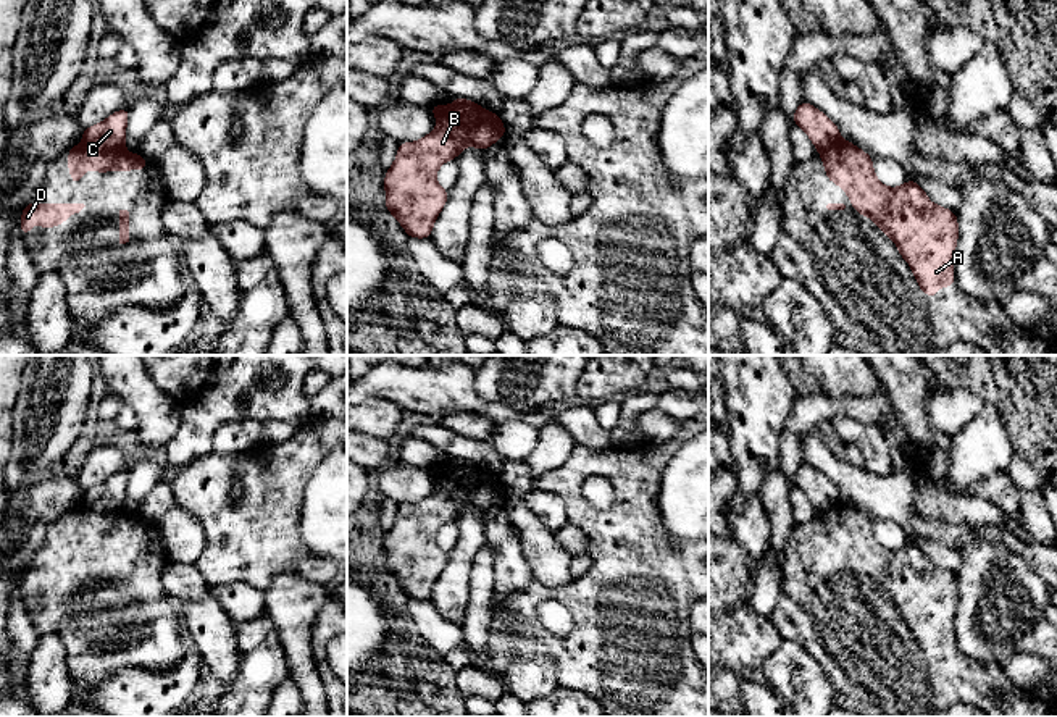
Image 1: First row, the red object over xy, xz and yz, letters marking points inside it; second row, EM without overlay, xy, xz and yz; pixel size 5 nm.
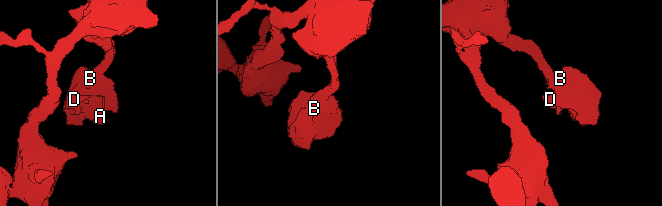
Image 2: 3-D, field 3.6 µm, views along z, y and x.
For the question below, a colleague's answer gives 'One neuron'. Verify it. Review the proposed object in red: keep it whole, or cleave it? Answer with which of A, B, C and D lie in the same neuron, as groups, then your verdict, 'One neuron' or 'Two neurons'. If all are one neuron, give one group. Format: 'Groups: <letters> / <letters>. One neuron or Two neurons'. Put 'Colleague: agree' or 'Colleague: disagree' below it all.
Groups: A B D / C. Two neurons
Colleague: disagree

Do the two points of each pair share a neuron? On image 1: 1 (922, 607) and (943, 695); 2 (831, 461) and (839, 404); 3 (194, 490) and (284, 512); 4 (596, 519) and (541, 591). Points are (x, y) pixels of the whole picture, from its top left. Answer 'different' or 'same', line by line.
1: same
2: different
3: same
4: same

